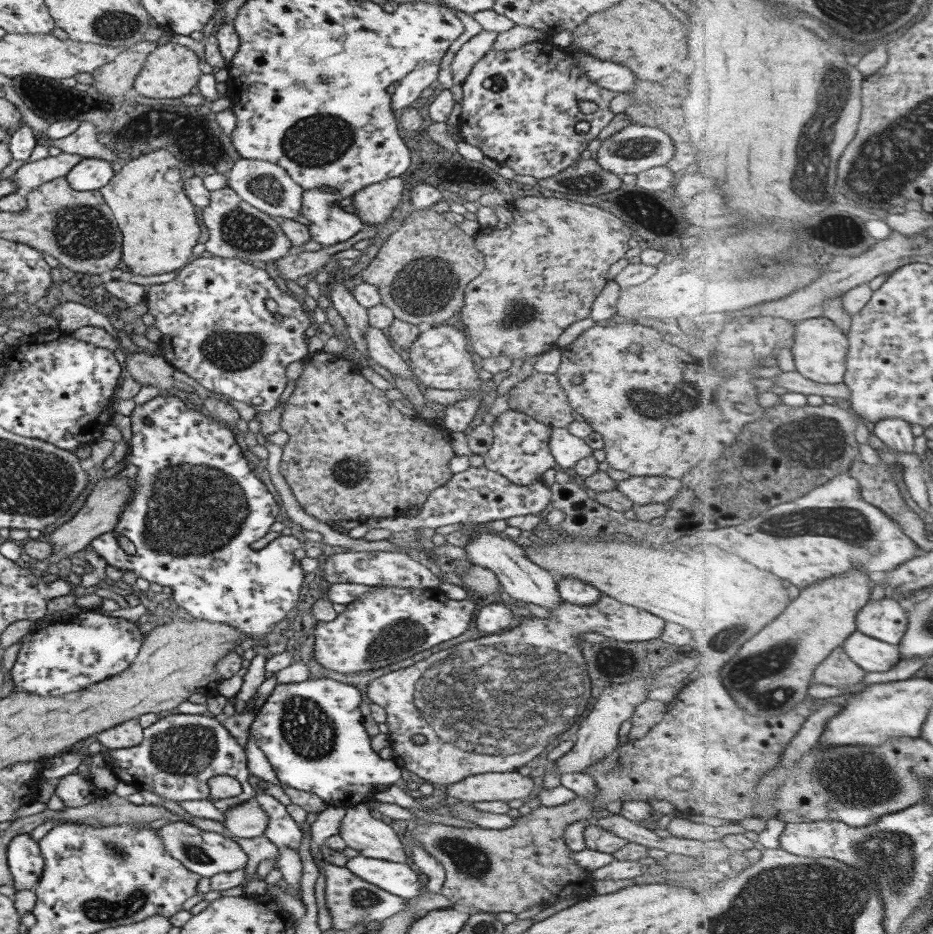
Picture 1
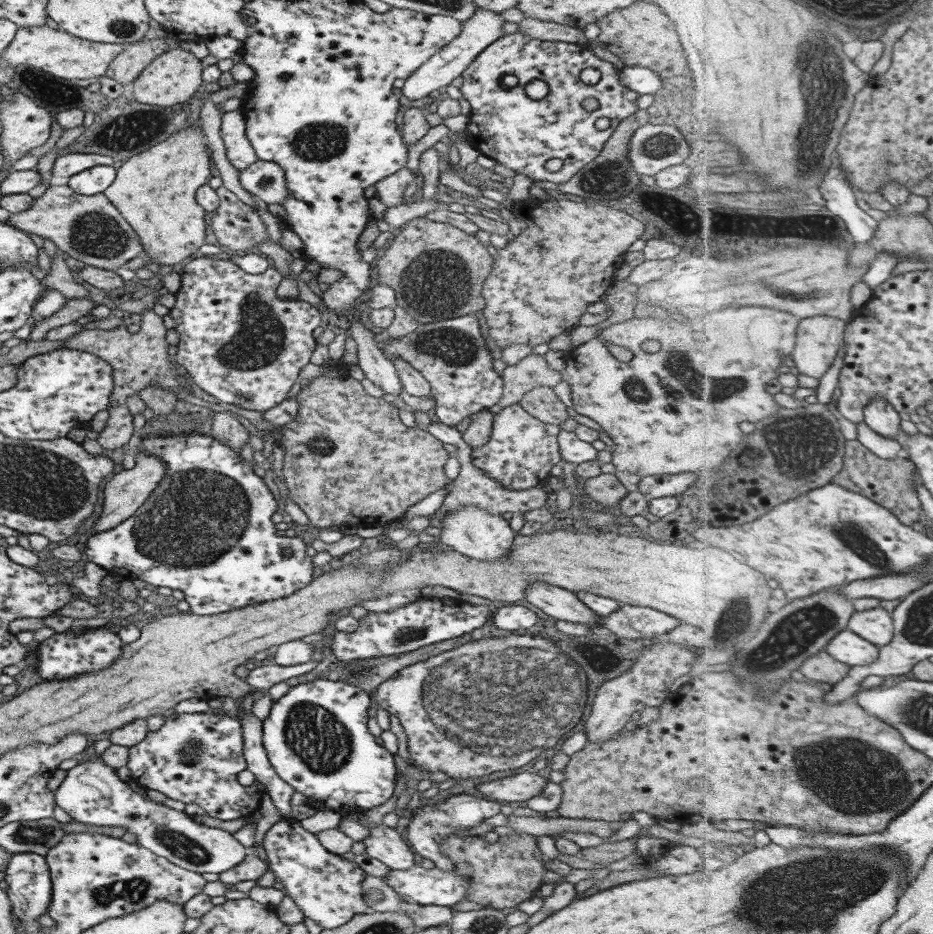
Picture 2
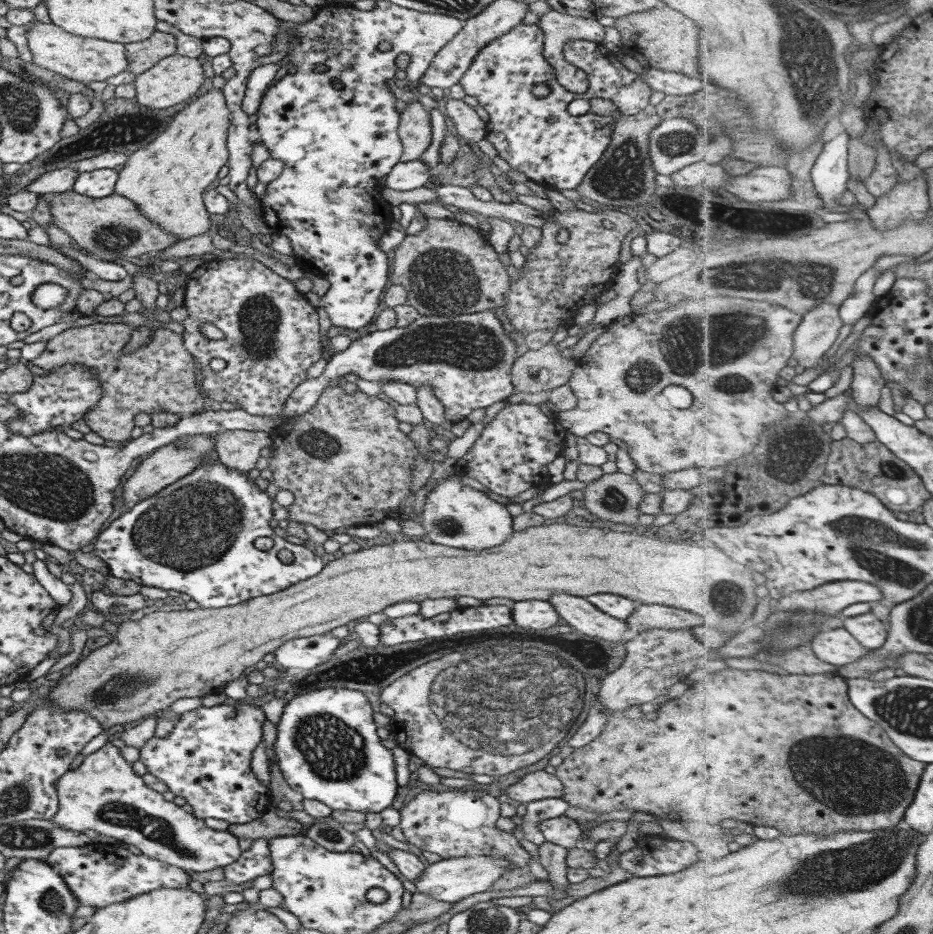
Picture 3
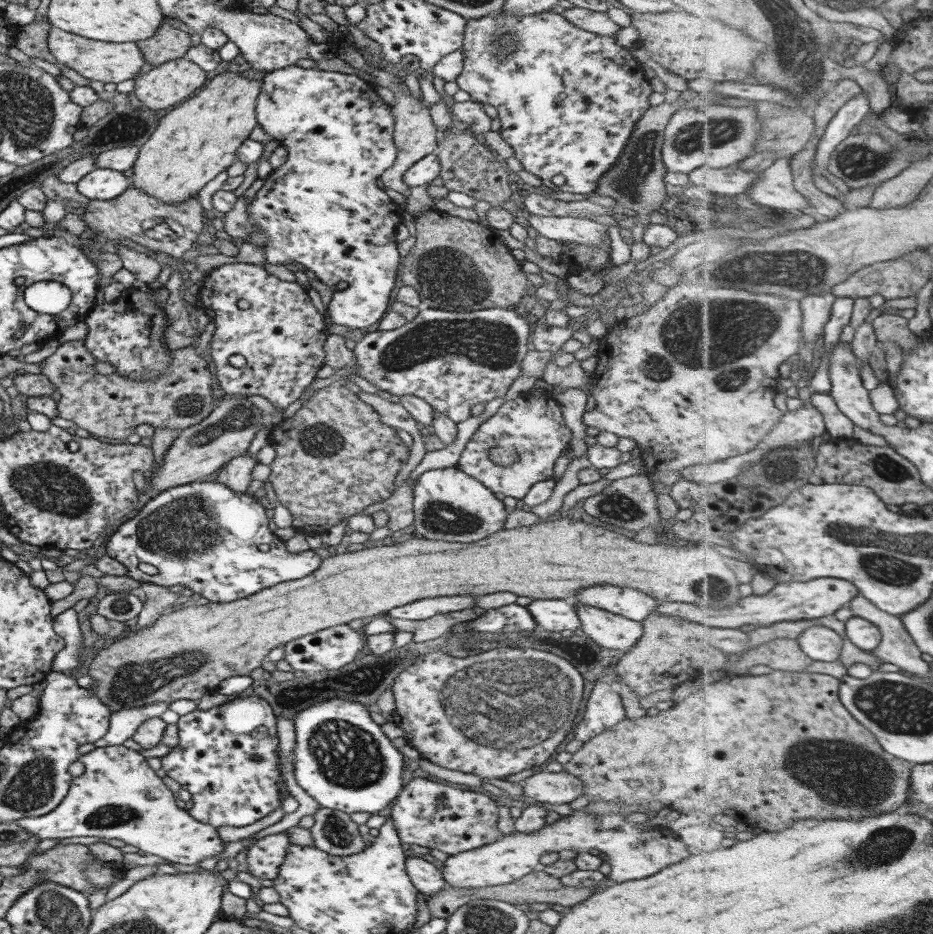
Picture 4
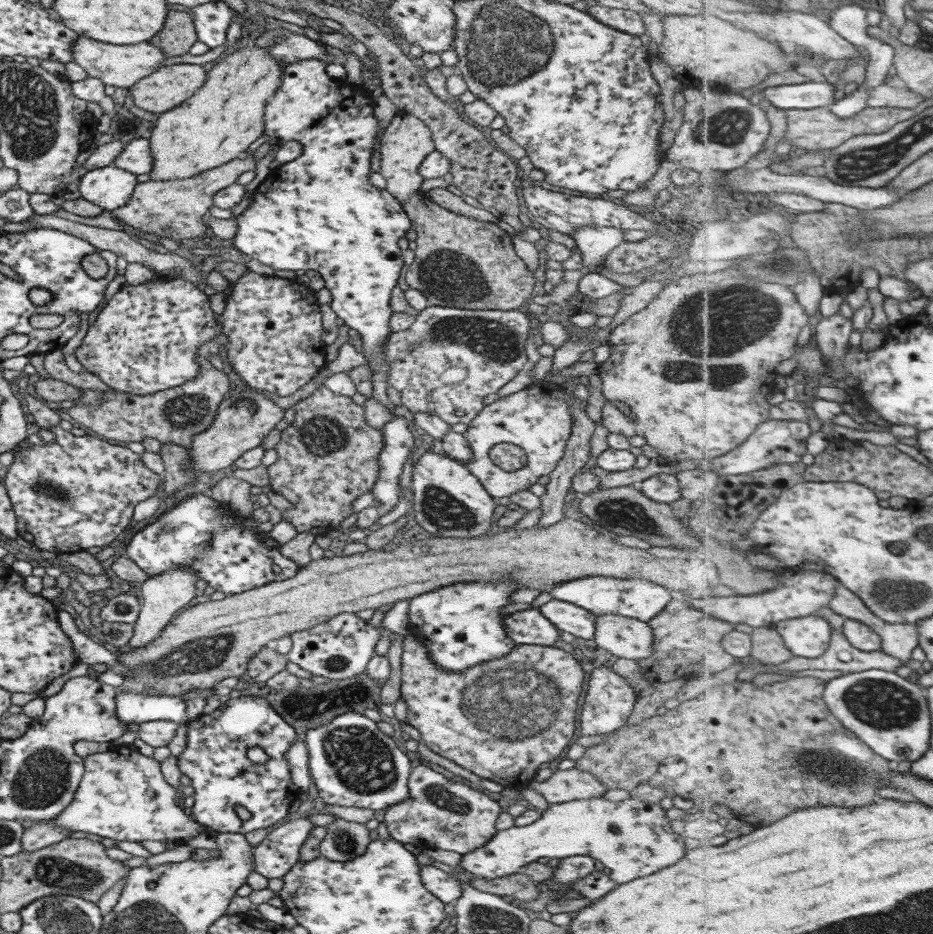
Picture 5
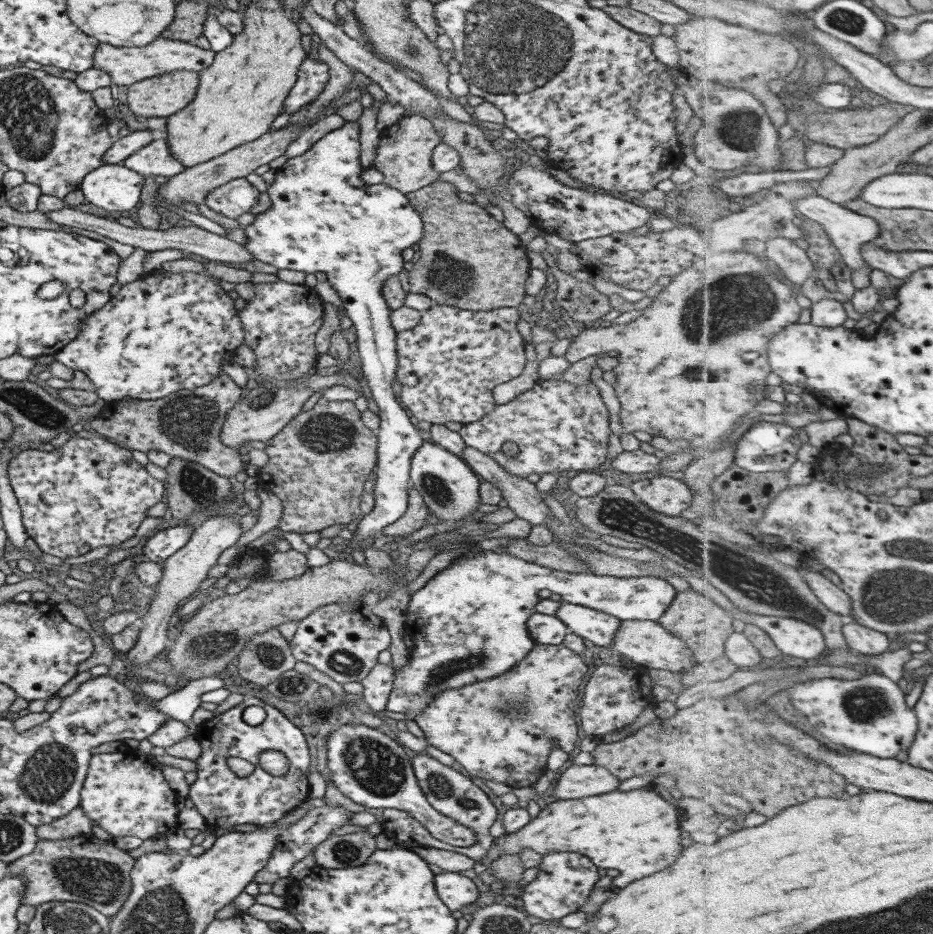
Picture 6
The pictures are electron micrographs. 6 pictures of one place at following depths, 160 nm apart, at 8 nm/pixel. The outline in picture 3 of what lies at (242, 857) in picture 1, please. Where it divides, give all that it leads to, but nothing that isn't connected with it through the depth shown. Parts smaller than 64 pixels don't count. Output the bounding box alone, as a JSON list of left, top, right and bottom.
[50,743,243,872]

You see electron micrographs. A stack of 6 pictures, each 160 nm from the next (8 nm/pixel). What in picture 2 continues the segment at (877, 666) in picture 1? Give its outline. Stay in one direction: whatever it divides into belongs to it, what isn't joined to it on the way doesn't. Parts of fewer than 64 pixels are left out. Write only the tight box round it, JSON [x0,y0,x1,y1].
[826,628,881,667]

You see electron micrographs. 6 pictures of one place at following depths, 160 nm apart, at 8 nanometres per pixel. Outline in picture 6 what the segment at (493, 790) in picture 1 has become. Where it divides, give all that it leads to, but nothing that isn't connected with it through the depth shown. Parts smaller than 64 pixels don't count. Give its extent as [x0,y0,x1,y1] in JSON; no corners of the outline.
[554,765,621,800]

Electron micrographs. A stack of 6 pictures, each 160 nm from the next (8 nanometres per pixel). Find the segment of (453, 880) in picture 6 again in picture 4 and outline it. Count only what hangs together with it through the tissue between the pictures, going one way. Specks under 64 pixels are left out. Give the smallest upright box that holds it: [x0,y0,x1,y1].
[405,857,446,900]

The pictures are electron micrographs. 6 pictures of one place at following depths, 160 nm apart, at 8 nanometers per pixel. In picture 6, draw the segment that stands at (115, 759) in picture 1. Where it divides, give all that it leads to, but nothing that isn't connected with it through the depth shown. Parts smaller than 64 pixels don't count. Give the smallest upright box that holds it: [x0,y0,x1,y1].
[188,697,312,832]

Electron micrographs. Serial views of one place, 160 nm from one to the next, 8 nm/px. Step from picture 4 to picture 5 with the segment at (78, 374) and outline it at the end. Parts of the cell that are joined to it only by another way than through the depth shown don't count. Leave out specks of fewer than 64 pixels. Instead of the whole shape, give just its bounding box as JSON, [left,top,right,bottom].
[67,356,230,450]

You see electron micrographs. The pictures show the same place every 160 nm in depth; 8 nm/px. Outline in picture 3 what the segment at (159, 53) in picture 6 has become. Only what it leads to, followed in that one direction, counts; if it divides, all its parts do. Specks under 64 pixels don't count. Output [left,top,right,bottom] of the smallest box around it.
[26,21,128,84]

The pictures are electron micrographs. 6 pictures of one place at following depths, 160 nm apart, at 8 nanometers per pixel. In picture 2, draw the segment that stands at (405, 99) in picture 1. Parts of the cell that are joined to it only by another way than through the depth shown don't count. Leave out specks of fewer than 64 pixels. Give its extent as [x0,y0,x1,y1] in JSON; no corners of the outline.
[398,8,505,100]

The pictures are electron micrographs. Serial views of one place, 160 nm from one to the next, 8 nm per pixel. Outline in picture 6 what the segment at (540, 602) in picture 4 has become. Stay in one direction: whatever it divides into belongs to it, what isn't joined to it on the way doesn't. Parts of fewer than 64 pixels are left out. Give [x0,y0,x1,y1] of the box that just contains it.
[555,602,622,648]

